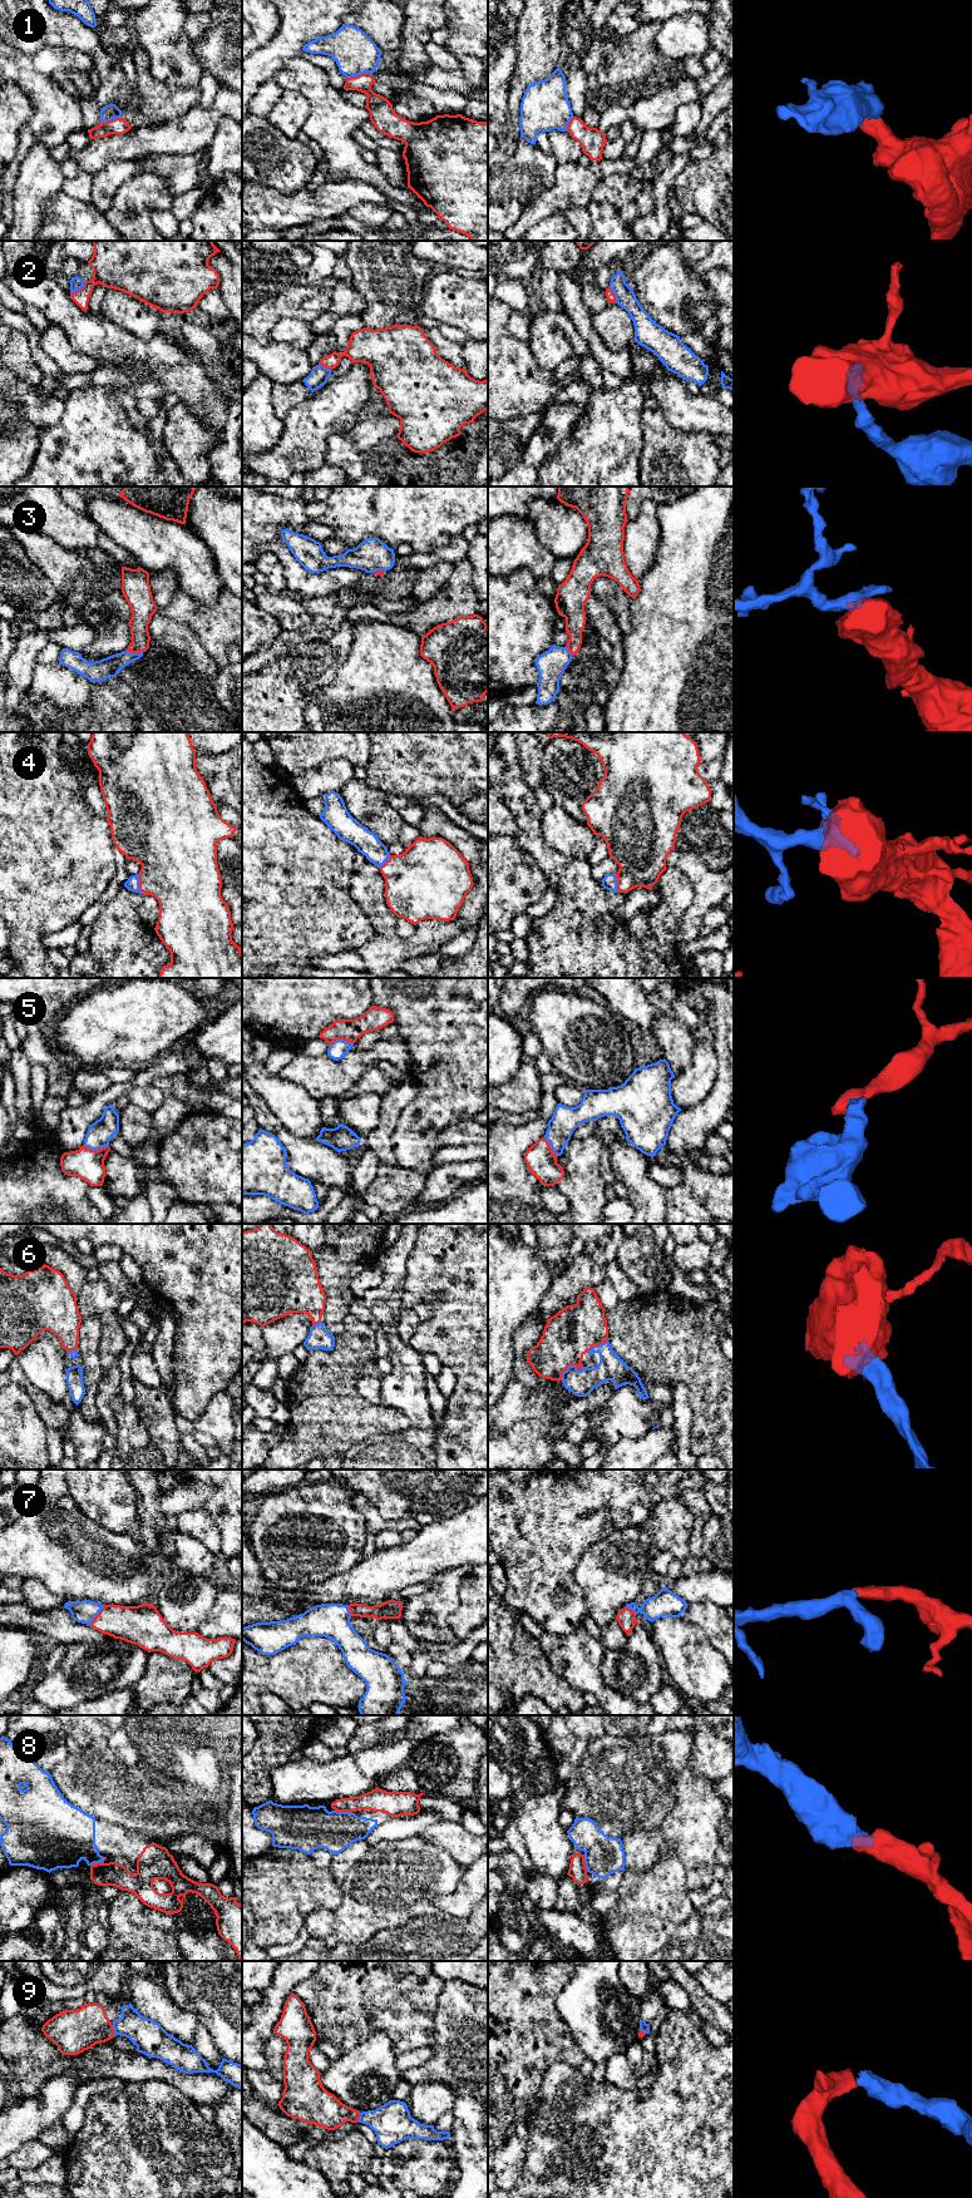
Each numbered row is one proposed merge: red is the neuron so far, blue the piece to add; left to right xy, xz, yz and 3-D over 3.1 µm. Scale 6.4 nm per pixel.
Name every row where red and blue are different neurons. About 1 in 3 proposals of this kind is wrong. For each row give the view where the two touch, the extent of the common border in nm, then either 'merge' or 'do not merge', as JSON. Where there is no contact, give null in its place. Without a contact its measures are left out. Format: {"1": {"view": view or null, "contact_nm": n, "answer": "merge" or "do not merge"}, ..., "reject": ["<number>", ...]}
{"1": {"view": "xz", "contact_nm": 170, "answer": "do not merge"}, "2": {"view": "xy", "contact_nm": 140, "answer": "merge"}, "3": {"view": "xy", "contact_nm": 110, "answer": "merge"}, "4": {"view": "xy", "contact_nm": 150, "answer": "merge"}, "5": {"view": "xy", "contact_nm": 170, "answer": "merge"}, "6": {"view": "yz", "contact_nm": 170, "answer": "merge"}, "7": {"view": "xy", "contact_nm": 160, "answer": "merge"}, "8": {"view": "xy", "contact_nm": 120, "answer": "merge"}, "9": {"view": "xy", "contact_nm": 70, "answer": "merge"}, "reject": ["1"]}

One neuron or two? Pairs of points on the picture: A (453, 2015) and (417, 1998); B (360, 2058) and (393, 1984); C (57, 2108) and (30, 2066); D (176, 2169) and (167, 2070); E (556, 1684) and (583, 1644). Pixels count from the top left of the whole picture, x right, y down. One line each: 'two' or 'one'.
A: two
B: two
C: two
D: two
E: two

